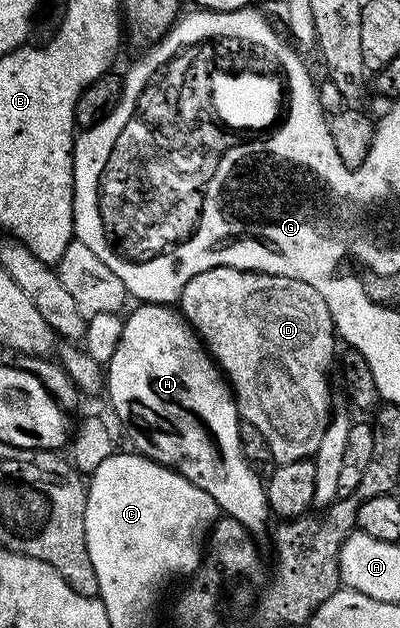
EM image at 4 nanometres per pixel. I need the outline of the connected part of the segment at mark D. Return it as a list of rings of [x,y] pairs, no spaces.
[[[213,267],[204,273],[196,273],[184,285],[180,300],[180,311],[187,323],[194,328],[199,339],[202,340],[205,350],[209,352],[215,363],[218,364],[223,376],[228,380],[228,386],[233,394],[234,402],[238,404],[239,416],[246,423],[256,425],[264,437],[268,437],[270,446],[270,457],[275,464],[296,462],[301,459],[310,459],[320,449],[320,441],[324,441],[324,429],[330,423],[332,408],[330,408],[330,383],[326,380],[325,363],[329,361],[330,354],[334,351],[336,344],[336,332],[334,322],[328,313],[328,305],[308,285],[299,279],[284,277],[283,275],[269,275],[259,271],[245,271],[235,267]]]

